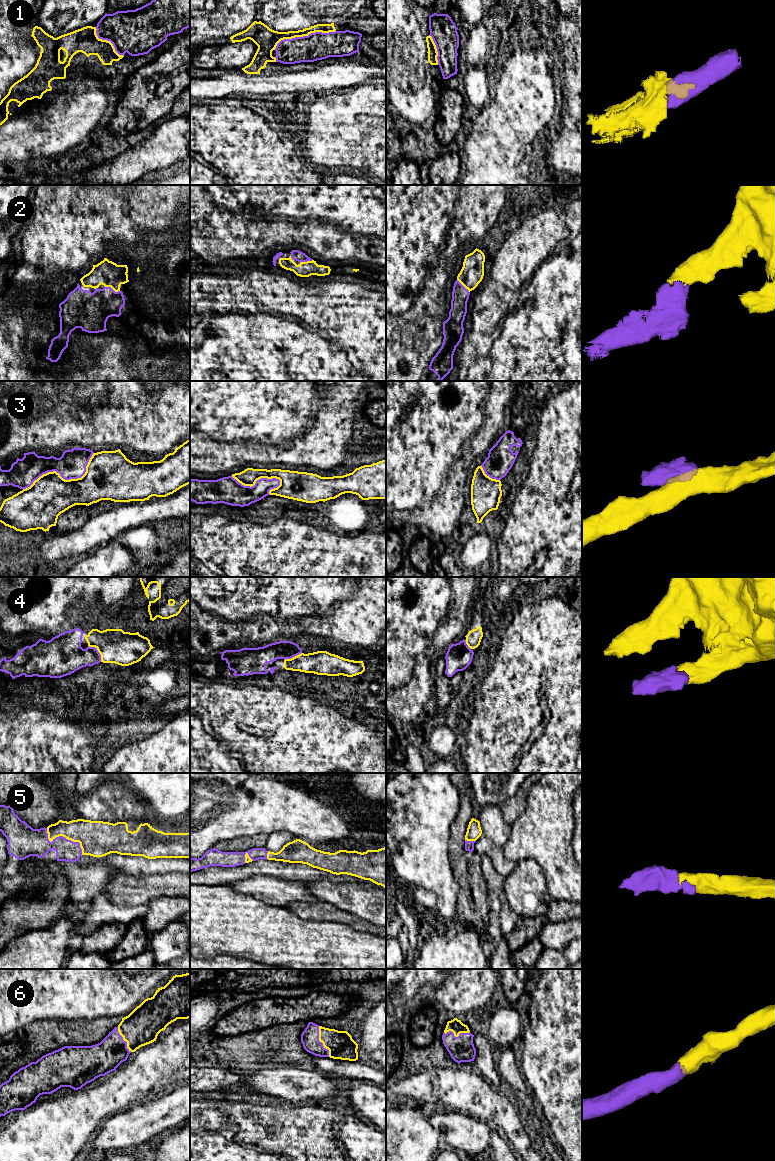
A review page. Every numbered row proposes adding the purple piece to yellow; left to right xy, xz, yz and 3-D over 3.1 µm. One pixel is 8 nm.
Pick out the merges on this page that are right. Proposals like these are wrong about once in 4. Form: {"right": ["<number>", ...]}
{"right": ["1", "2", "4", "5", "6"]}

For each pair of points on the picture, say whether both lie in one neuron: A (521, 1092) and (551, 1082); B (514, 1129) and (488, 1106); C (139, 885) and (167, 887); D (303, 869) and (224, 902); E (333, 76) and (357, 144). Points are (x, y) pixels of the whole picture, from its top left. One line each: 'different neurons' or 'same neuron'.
A: different neurons
B: same neuron
C: same neuron
D: different neurons
E: different neurons

